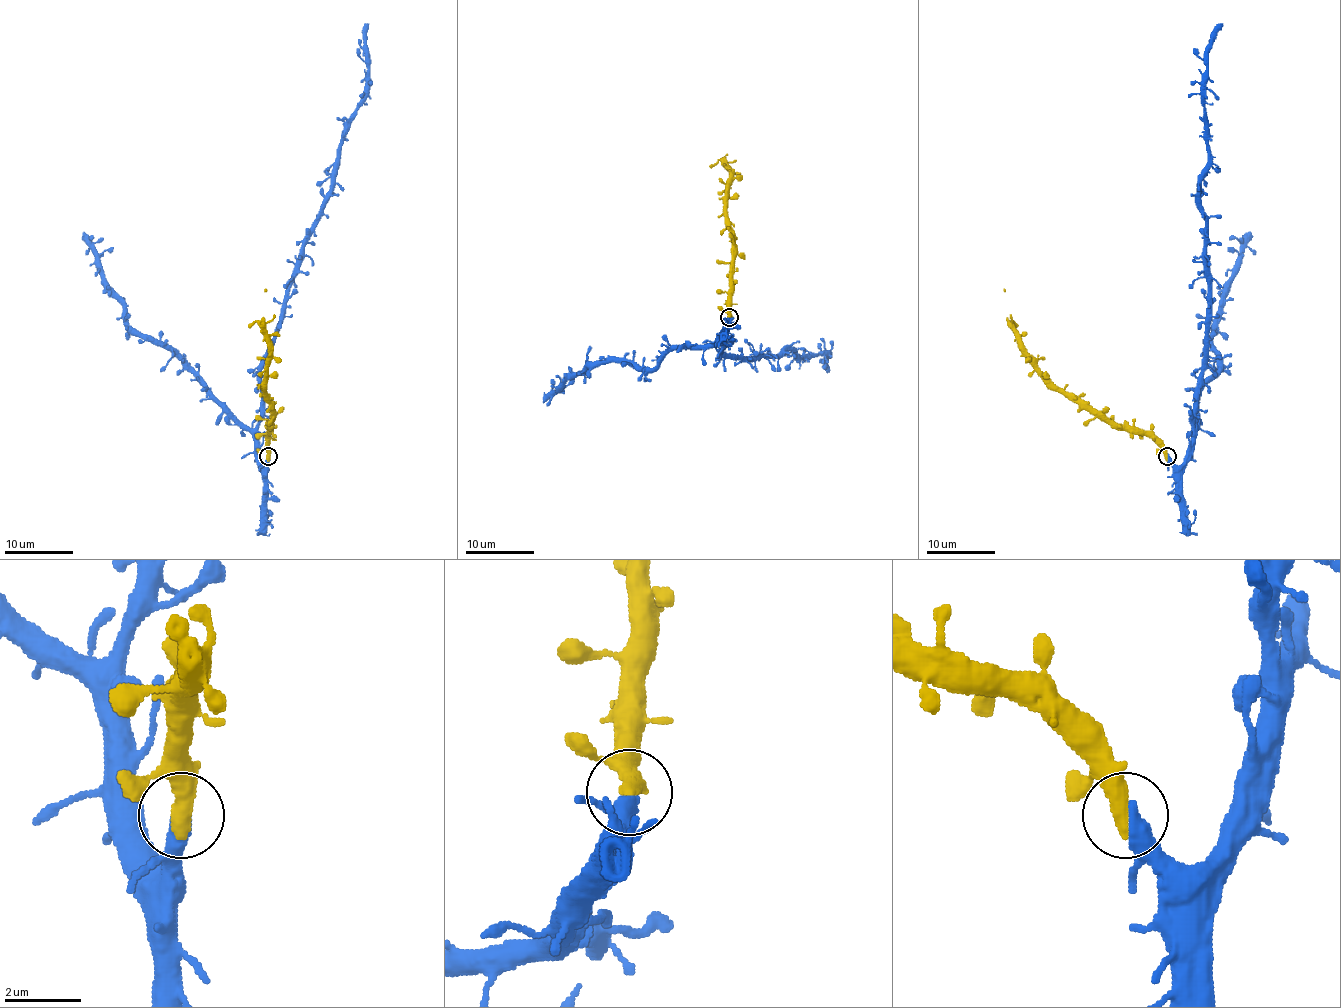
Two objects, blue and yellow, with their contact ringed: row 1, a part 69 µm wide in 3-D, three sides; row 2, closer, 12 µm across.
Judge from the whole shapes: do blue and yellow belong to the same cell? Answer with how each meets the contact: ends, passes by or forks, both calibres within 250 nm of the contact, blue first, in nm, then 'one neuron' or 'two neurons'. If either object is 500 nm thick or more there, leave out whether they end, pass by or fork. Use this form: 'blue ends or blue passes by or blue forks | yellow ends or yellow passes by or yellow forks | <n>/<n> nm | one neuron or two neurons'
500/550 nm | one neuron

